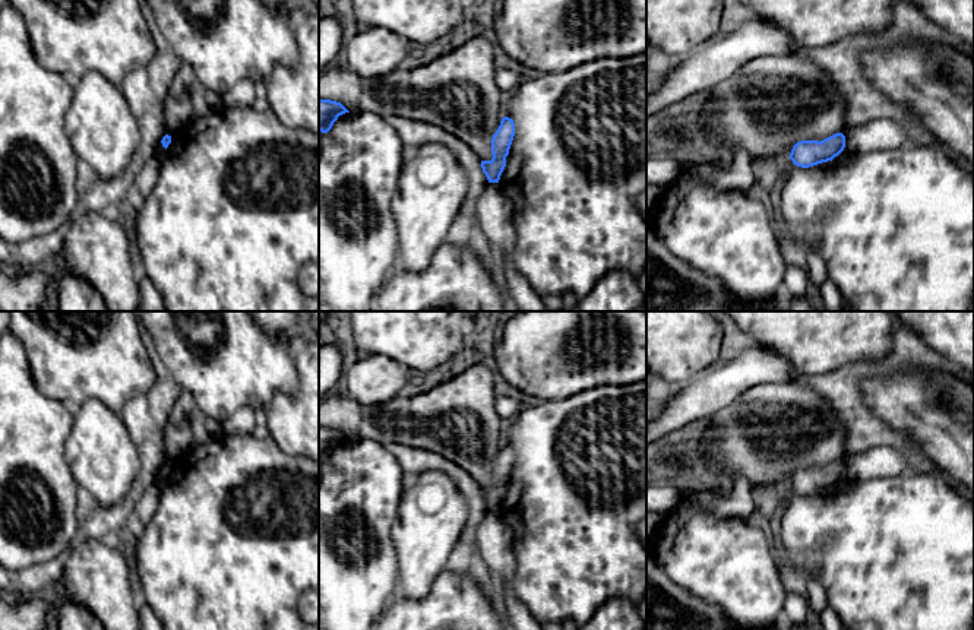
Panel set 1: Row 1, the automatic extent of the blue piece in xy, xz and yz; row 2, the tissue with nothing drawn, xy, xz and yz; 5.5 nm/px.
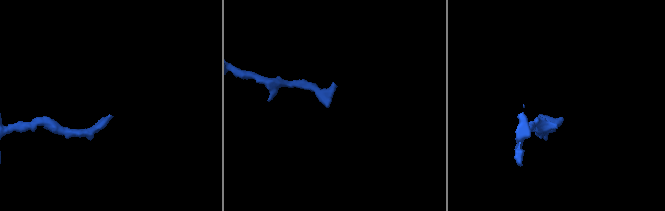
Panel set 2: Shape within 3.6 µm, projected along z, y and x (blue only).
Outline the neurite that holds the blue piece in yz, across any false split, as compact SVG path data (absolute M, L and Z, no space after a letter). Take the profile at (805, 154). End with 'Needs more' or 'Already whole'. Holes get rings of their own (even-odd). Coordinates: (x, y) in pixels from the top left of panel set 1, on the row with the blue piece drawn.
M835 133L820 142L801 140L797 142L790 153L790 159L794 165L809 168L822 162L832 161L845 148L845 136Z. Already whole

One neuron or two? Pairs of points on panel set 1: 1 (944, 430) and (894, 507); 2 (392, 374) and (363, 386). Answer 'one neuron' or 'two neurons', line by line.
1: two neurons
2: one neuron

